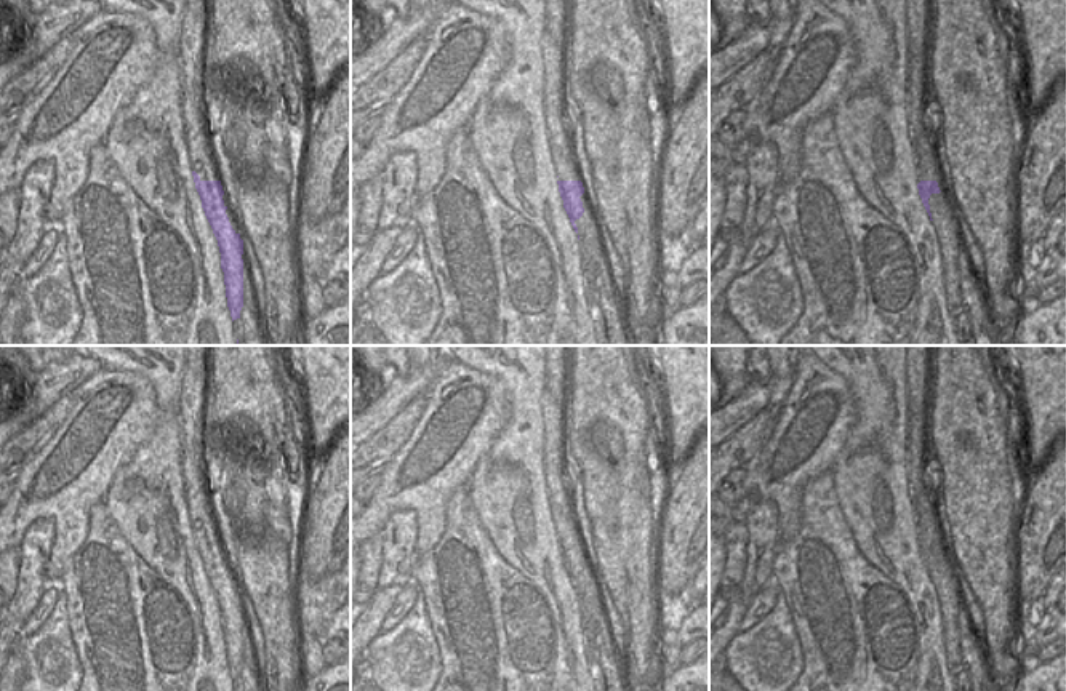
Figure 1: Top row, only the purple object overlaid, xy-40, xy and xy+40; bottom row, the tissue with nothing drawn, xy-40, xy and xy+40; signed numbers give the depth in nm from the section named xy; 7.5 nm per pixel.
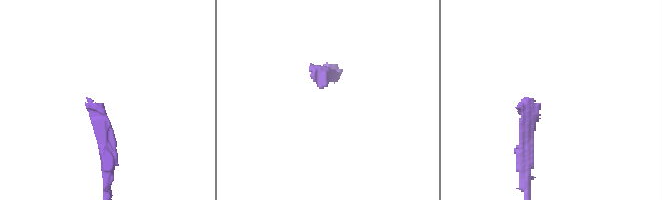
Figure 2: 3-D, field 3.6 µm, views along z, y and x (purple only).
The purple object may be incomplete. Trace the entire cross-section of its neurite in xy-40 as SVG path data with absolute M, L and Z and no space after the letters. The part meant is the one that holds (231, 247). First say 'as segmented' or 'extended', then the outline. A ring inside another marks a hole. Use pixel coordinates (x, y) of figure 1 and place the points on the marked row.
as segmented; M192 171L192 176L202 200L202 208L218 240L227 307L234 322L240 318L243 307L243 240L232 229L226 214L227 206L222 200L224 190L221 181L202 181L195 171Z

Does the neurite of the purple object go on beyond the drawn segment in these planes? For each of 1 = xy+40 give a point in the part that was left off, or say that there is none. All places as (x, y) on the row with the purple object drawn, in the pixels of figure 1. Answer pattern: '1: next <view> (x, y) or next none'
1: next none

